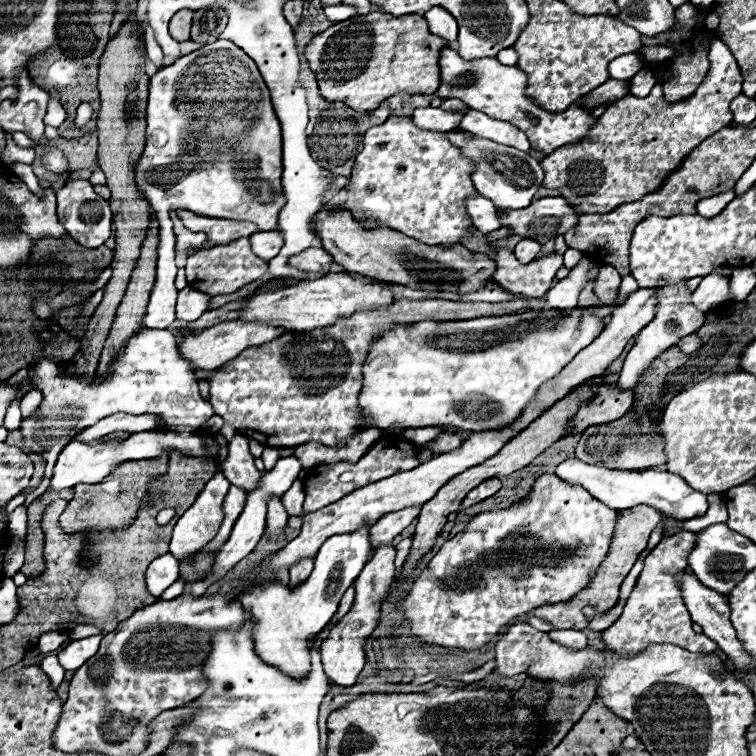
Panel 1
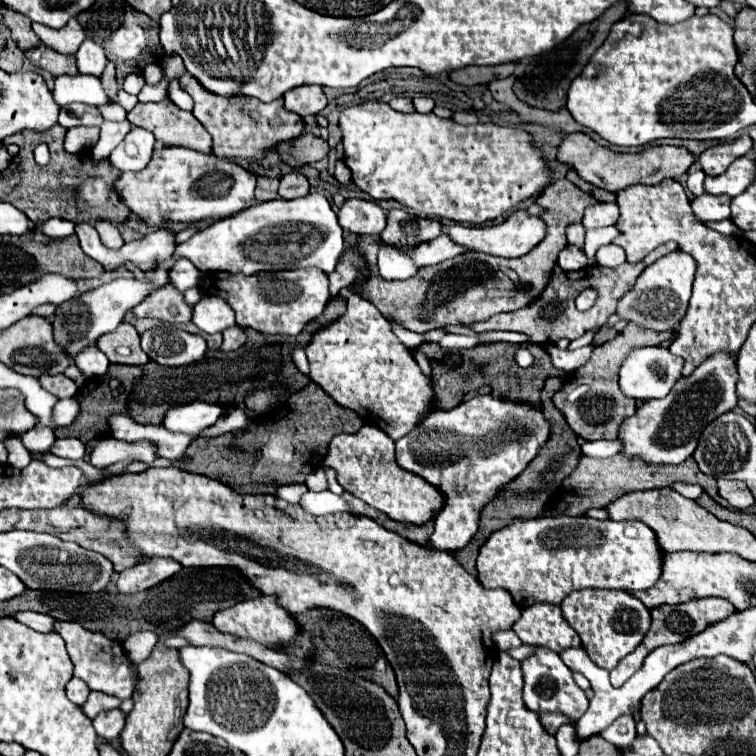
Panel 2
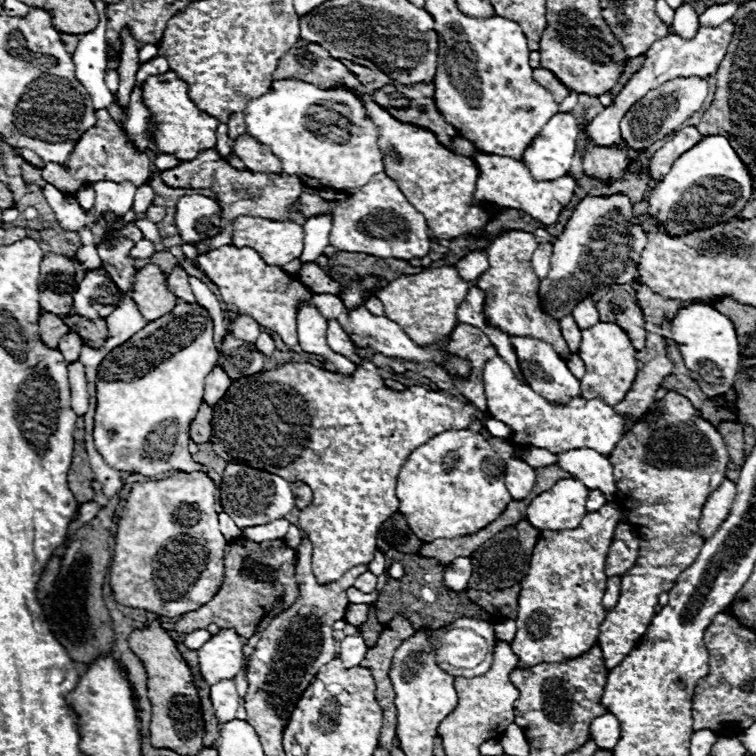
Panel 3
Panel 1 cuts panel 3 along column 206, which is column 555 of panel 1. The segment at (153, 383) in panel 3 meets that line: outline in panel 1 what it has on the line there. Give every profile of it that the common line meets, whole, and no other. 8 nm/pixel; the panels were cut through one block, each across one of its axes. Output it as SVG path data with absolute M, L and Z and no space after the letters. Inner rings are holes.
M576 308L568 316L564 316L556 310L528 310L522 314L510 314L510 316L482 316L482 318L472 318L472 320L448 320L448 322L434 322L434 324L436 326L420 326L422 332L416 332L416 323L414 326L395 326L384 334L374 336L368 358L366 358L364 368L362 368L364 386L362 386L362 392L358 396L358 406L360 406L362 414L368 420L372 420L370 428L380 430L382 434L392 434L394 428L406 430L406 428L444 424L444 426L454 426L460 430L480 432L486 428L500 428L502 424L510 424L512 420L516 420L516 416L520 416L520 412L532 400L532 396L536 394L540 384L544 384L546 380L556 376L556 372L560 372L560 368L564 368L564 364L568 364L568 360L572 360L582 348L586 348L604 330L602 320L596 318L592 310L576 310Z

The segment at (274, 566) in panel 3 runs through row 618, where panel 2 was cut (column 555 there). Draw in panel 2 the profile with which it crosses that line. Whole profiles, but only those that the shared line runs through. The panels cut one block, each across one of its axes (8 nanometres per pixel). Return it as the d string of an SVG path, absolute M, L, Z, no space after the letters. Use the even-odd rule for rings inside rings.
M564 176L554 178L536 198L548 212L542 214L548 232L546 238L520 258L498 258L482 252L466 252L436 266L422 268L408 280L384 280L378 274L370 276L364 284L354 286L358 296L378 306L386 320L400 324L412 332L428 332L442 326L470 326L488 320L500 312L512 312L528 306L542 294L558 260L558 252L566 246L566 226L582 222L586 206L596 204L596 198L578 190Z

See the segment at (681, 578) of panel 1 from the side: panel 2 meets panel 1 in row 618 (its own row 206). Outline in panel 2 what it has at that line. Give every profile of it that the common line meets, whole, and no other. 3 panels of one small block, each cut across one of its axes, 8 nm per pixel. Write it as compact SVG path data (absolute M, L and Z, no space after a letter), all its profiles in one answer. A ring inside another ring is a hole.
M702 194L700 198L692 200L694 214L704 220L726 220L730 218L730 198L728 196L712 196Z

